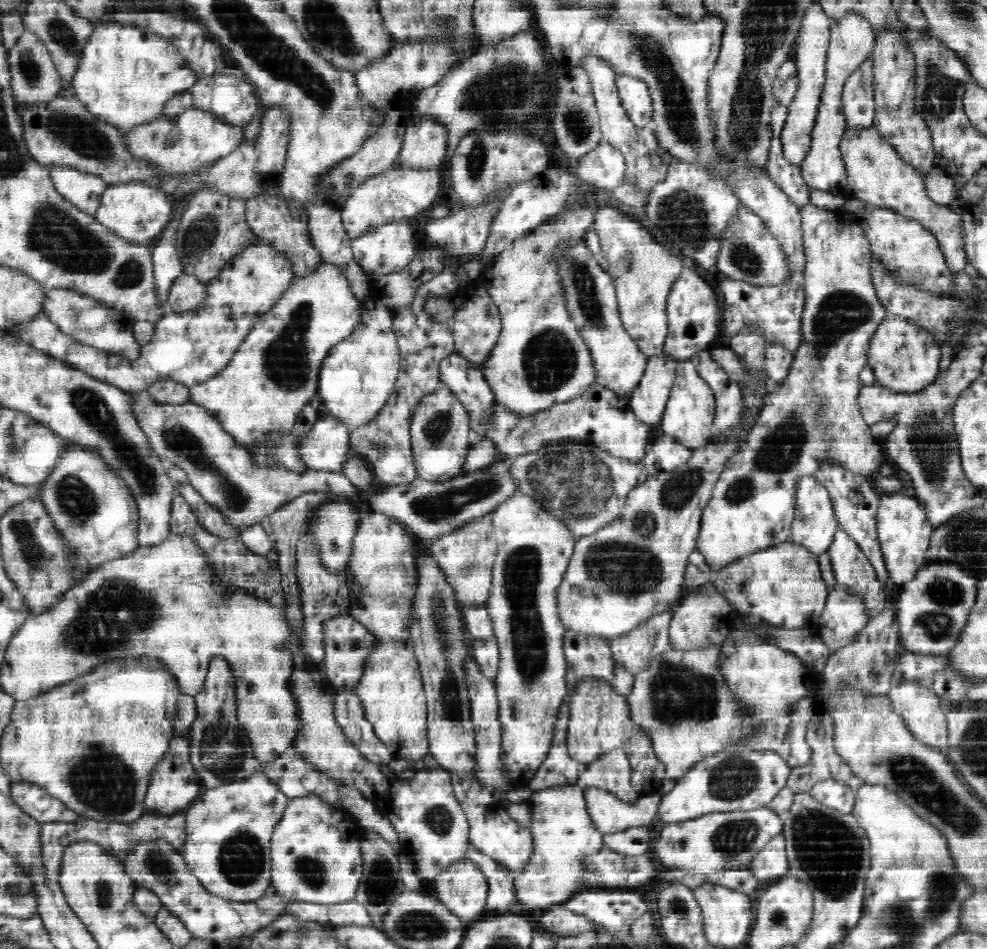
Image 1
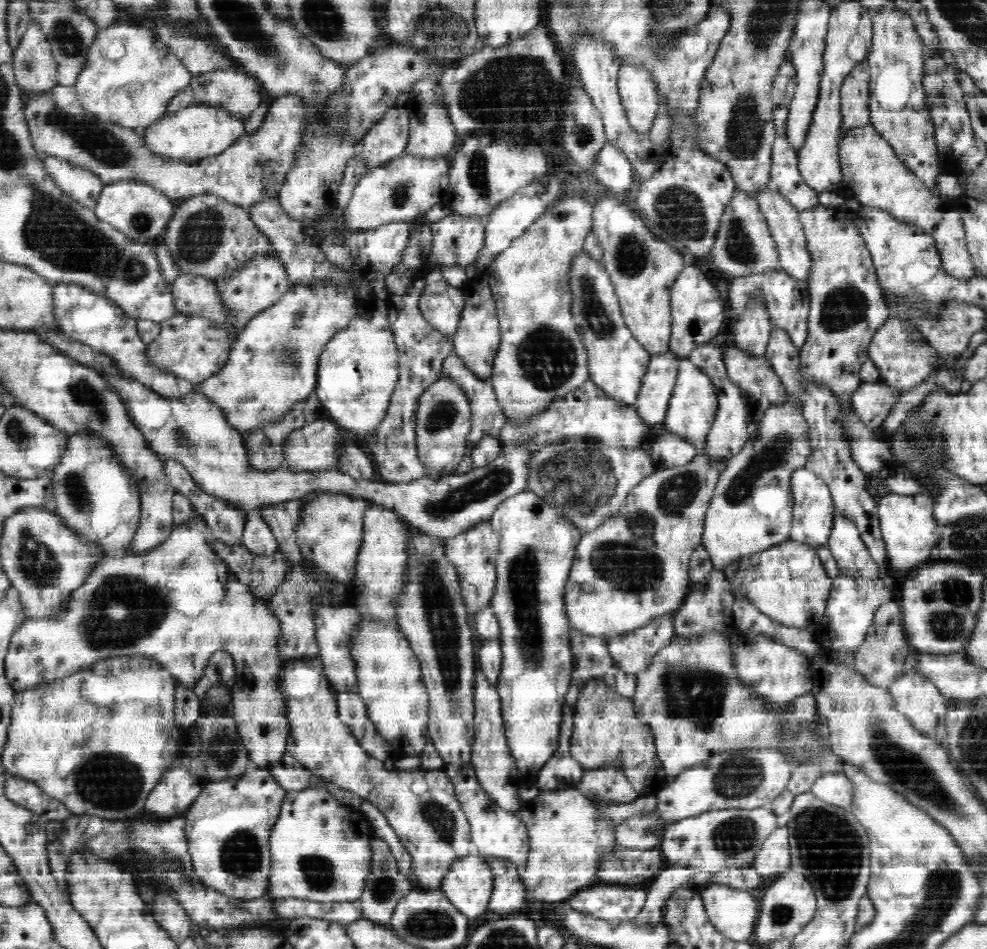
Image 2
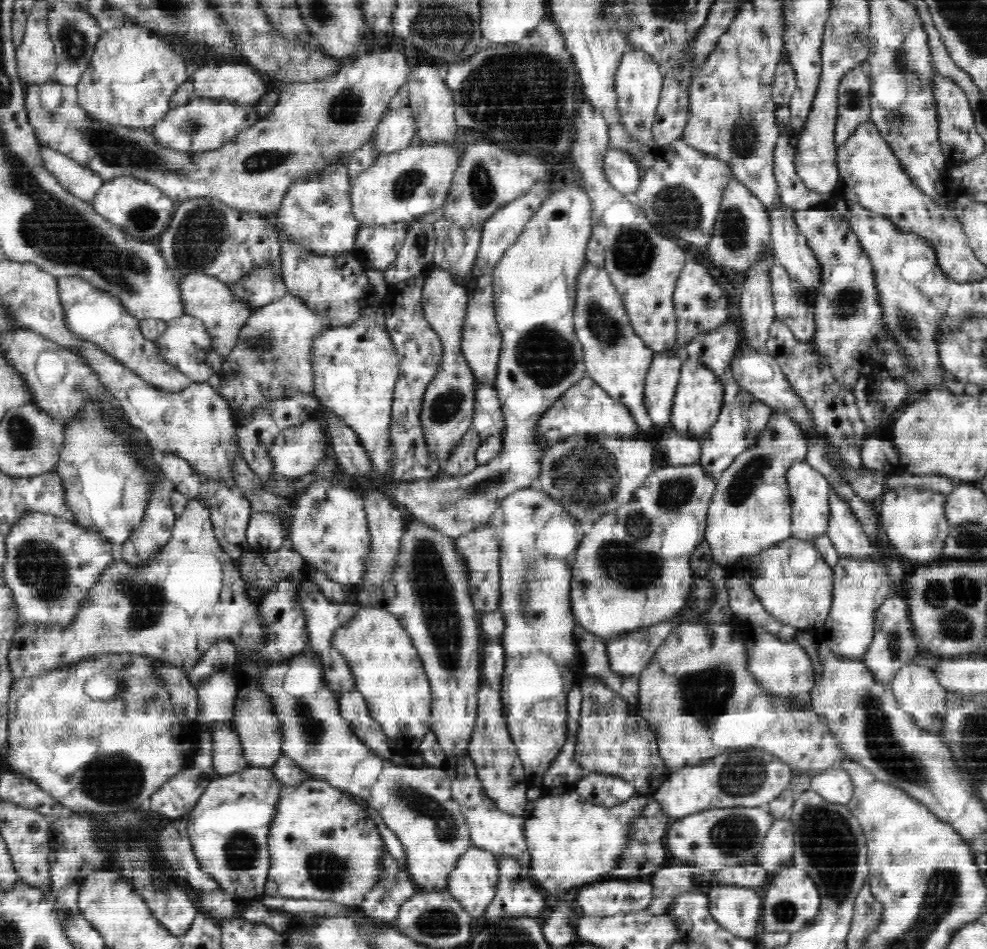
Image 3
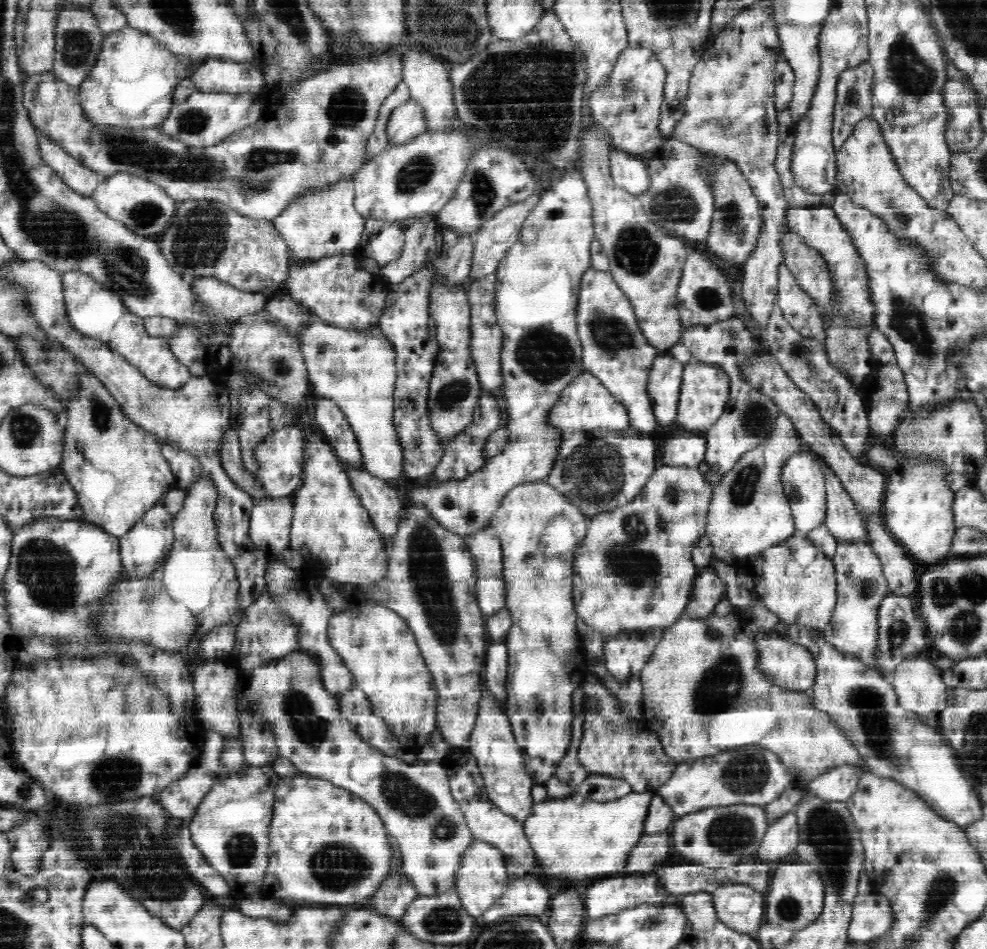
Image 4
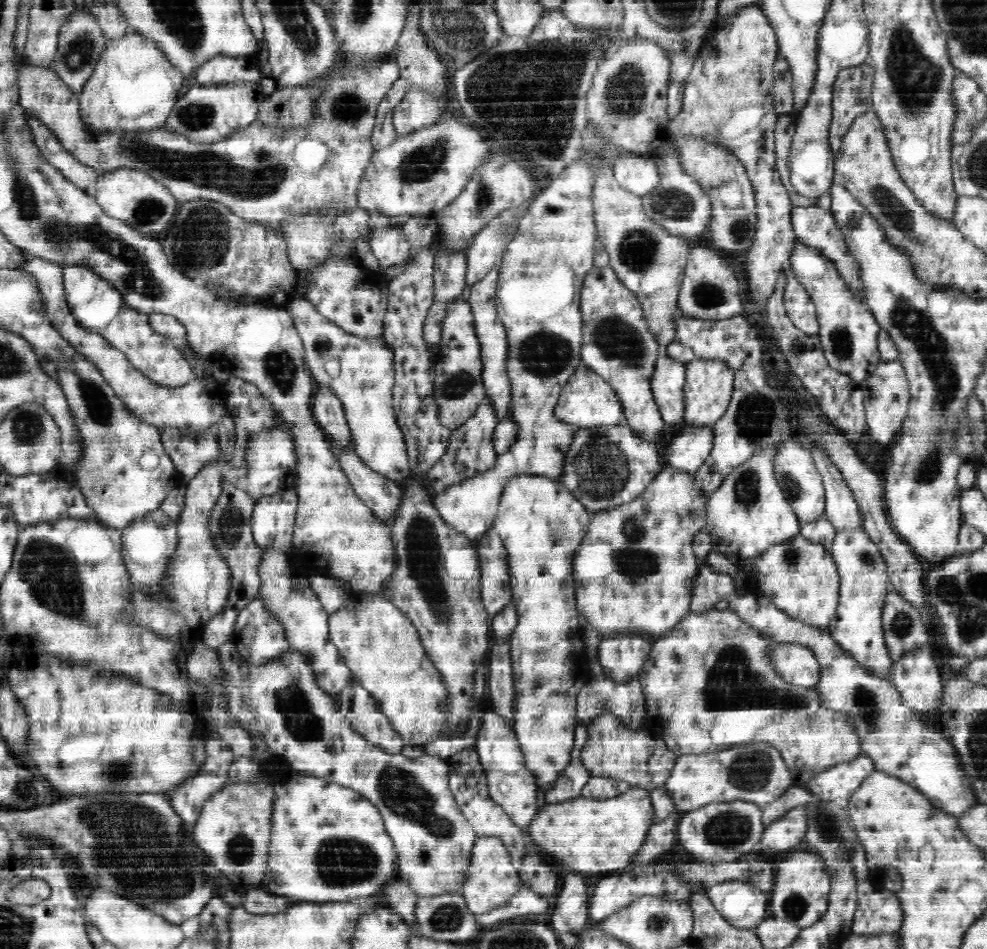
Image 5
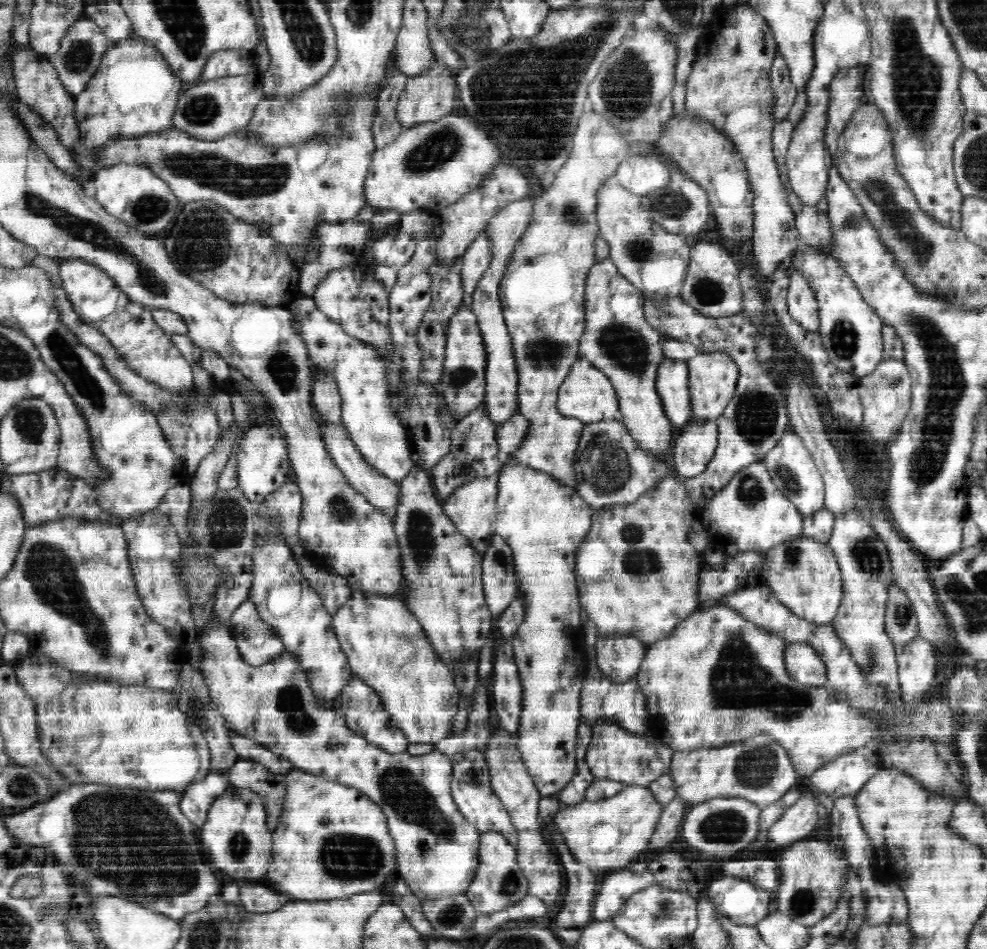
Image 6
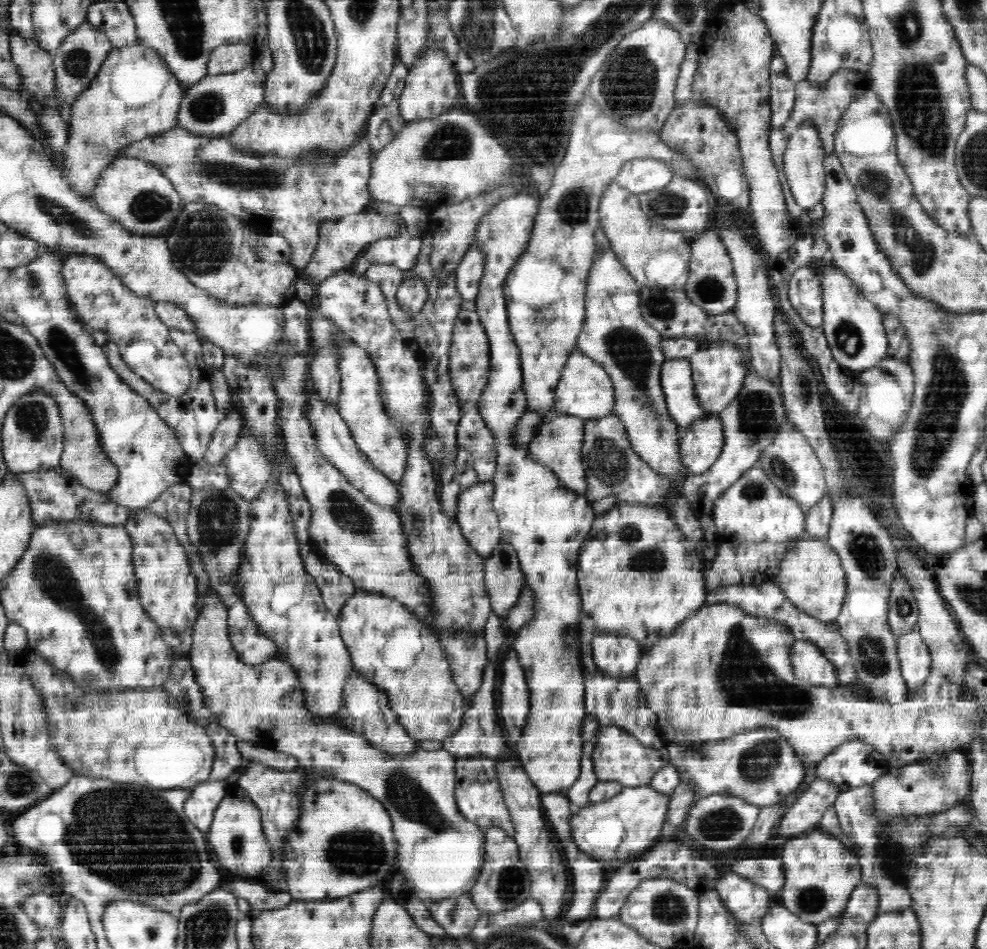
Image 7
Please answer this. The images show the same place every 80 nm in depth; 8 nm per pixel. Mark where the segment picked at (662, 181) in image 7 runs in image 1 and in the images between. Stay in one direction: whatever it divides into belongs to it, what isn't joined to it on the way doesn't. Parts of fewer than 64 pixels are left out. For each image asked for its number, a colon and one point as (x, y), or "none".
1: (604, 167)
2: (613, 170)
3: (622, 171)
4: (629, 172)
5: (638, 174)
6: (641, 175)

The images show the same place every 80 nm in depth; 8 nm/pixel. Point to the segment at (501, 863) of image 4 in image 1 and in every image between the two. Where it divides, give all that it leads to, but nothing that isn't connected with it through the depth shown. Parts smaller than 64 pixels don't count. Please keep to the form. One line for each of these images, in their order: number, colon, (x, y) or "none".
1: (462, 887)
2: (469, 883)
3: (473, 882)

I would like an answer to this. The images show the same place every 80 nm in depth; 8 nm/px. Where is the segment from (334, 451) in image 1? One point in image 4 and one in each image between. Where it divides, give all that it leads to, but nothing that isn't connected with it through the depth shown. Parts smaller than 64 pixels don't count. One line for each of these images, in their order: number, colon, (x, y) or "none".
2: (310, 448)
3: (296, 451)
4: (279, 456)

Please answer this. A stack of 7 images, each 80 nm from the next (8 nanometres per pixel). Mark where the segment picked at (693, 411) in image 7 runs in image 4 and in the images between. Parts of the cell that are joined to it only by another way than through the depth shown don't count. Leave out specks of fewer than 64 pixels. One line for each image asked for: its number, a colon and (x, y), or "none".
4: (666, 374)
5: (668, 379)
6: (673, 384)

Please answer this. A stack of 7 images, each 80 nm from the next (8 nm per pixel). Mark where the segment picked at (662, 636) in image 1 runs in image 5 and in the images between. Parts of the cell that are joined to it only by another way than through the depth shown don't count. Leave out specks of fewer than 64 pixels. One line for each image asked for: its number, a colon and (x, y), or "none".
2: (632, 653)
3: (628, 656)
4: (626, 656)
5: (622, 659)

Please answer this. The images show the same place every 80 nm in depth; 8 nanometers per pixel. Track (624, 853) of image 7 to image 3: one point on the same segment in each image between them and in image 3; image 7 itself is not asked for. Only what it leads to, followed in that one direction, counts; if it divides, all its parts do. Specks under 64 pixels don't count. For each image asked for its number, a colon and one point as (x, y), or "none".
3: (571, 841)
4: (574, 838)
5: (586, 835)
6: (612, 833)

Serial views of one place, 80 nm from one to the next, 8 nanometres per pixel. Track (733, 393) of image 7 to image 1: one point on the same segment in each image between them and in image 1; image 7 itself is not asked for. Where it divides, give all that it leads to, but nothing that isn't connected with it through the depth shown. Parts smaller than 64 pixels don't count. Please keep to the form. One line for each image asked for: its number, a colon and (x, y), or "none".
1: (689, 415)
2: (692, 408)
3: (698, 400)
4: (705, 389)
5: (708, 388)
6: (713, 375)

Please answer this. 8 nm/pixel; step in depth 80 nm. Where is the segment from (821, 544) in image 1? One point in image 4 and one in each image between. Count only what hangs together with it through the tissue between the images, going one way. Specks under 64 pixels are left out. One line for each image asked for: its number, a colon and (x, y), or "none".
2: (812, 521)
3: (808, 488)
4: (803, 484)

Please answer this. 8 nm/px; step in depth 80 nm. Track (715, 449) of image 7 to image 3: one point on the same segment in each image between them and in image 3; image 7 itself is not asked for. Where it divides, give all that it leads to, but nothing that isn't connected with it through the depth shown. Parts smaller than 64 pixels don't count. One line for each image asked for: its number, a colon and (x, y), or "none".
3: (674, 449)
4: (686, 450)
5: (688, 451)
6: (695, 445)

